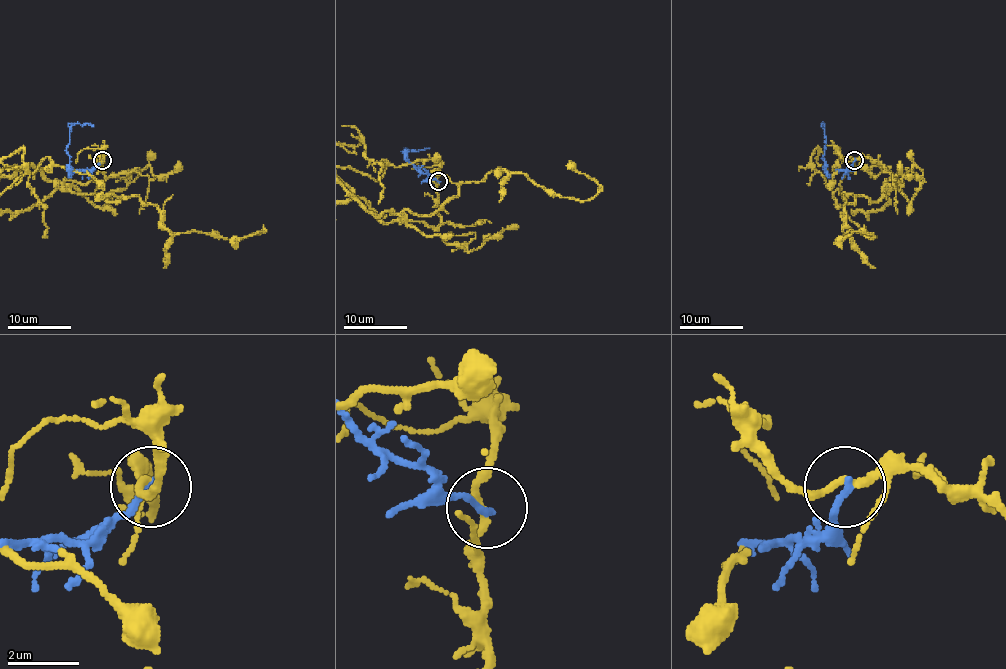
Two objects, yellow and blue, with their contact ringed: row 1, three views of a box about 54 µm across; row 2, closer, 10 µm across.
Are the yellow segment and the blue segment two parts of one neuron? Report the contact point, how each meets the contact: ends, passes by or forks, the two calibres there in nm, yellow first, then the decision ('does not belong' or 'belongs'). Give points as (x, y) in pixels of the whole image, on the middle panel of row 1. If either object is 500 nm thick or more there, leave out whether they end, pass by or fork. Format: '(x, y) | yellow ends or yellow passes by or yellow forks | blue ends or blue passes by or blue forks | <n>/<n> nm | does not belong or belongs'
(438, 181) | yellow passes by | blue ends | 200/200 nm | does not belong

